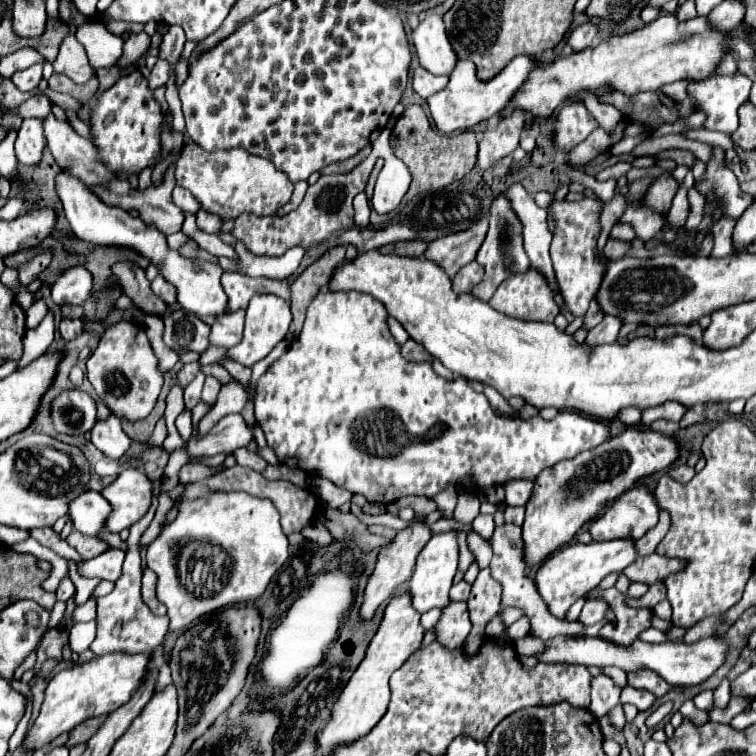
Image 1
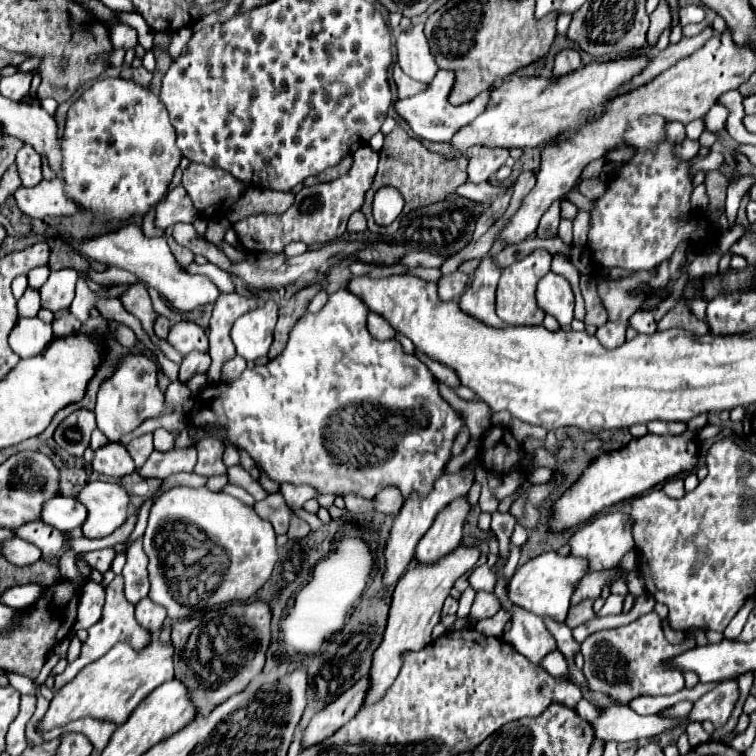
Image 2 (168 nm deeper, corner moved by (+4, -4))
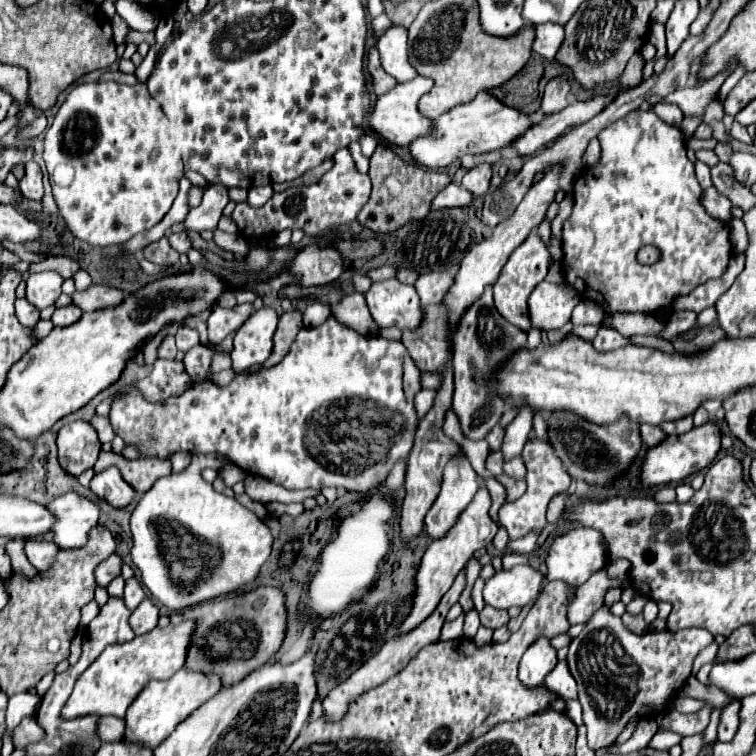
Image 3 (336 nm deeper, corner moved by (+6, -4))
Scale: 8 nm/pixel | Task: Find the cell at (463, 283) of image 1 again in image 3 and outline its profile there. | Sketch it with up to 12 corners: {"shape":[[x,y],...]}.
{"shape":[[459,263],[418,276],[422,304],[438,304],[454,283]]}

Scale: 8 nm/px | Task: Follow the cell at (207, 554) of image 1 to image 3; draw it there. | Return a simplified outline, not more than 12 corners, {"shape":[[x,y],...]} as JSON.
{"shape":[[193,454],[136,504],[132,562],[170,610],[254,584],[268,526]]}

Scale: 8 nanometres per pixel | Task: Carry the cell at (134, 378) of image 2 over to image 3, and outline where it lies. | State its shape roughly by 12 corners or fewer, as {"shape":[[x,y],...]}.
{"shape":[[94,416],[90,424],[102,444],[112,442],[114,432],[108,418]]}

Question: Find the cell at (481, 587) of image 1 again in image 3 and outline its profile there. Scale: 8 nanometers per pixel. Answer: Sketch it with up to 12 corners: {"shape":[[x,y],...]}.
{"shape":[[486,606],[480,612],[482,626],[496,630],[510,620],[506,610]]}

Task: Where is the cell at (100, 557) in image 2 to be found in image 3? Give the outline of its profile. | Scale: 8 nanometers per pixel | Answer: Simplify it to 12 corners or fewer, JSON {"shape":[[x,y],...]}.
{"shape":[[112,554],[96,568],[96,584],[106,588],[122,574],[122,560]]}

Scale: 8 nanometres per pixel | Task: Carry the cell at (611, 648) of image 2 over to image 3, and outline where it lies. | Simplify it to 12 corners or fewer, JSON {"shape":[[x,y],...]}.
{"shape":[[608,606],[566,658],[592,750],[664,712],[714,636]]}

